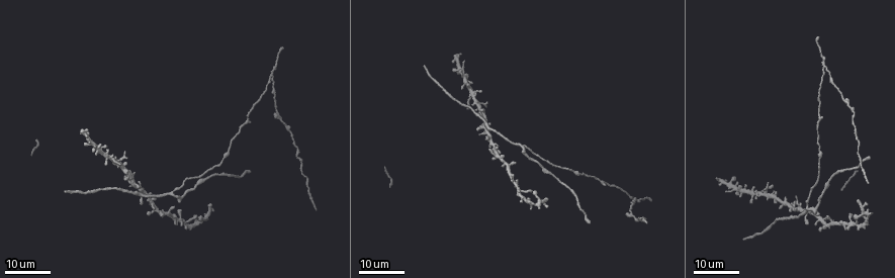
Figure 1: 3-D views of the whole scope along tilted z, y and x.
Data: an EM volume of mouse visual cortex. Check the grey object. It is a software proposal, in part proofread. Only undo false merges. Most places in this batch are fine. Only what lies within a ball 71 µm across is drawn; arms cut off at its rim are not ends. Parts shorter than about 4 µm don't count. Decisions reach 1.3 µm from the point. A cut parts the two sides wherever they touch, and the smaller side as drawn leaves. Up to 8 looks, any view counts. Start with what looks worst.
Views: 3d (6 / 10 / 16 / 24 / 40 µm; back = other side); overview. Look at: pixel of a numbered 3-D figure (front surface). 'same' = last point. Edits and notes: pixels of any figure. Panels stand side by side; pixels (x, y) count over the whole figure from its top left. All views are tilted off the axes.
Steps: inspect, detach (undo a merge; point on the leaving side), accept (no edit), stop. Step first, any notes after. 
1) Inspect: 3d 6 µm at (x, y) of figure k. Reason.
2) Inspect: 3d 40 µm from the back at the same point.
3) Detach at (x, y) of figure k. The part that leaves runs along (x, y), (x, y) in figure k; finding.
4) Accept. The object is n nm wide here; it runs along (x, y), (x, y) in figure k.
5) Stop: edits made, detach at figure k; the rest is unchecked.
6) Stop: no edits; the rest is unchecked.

Inspect: 3d 16 µm at (825, 66) of figure 1. A fork.

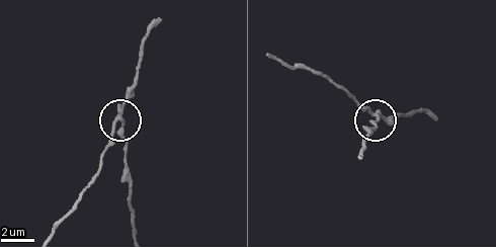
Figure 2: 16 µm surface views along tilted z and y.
Inspect: 3d 6 µm at (121, 121) of figure 2. Zoom in.

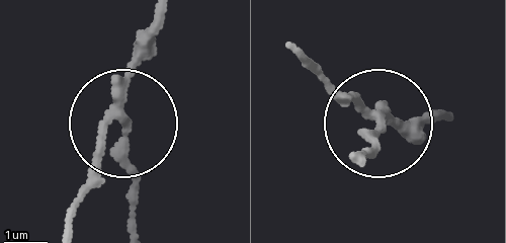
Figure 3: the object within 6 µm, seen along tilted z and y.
Inspect: 3d 6 µm from the back at (380, 125) of figure 3.

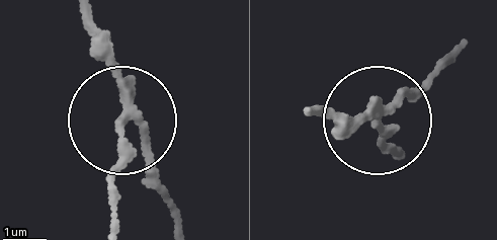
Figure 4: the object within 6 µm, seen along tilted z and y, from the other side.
Detach at (118, 162) of figure 4. The object is 190 nm wide here; the part that leaves runs along (128, 107), (116, 223) in figure 4; a second neuron is stuck on.

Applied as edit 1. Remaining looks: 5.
Inspect: 3d 16 µm at (792, 216) of figure 1. Three-way junction.

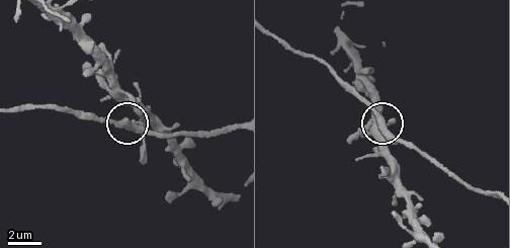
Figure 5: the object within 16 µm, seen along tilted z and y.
Inspect: 3d 6 µm at (125, 119) of figure 5. Closer look.

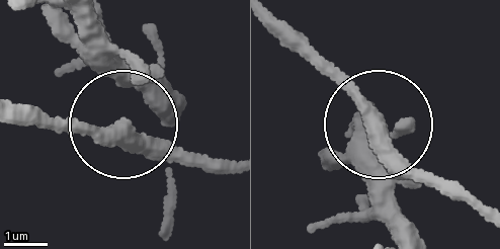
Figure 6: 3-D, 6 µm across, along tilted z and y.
Accept. 3 arms meet here; it runs along (484, 220), (439, 191), (275, 24) in figure 6; continuous, no second neuron.

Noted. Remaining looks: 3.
Inspect: 3d 16 µm at (172, 194) of figure 1. Three arms meet.

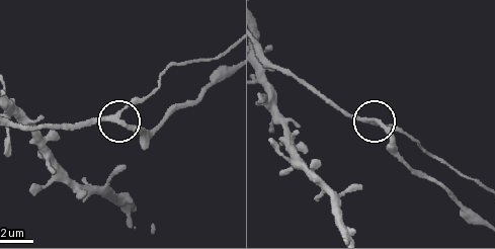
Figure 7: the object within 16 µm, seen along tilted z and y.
Inspect: 3d 10 µm at (371, 119) of figure 7. Zoom in.

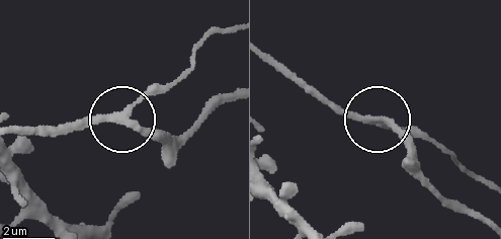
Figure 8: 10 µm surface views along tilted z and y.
Accept. It runs along (232, 26), (202, 44), (188, 68), (123, 121), (168, 139) in figure 8; one neuron here.

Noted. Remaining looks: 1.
Stop: edits made, detach at figure 4; the rest is unchecked.

